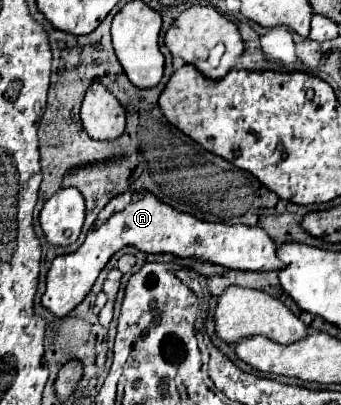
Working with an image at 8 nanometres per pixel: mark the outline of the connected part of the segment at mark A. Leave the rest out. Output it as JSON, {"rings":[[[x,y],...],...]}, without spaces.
{"rings":[[[122,193],[102,209],[78,251],[60,255],[52,261],[46,277],[46,293],[42,297],[42,305],[56,317],[66,317],[92,289],[110,257],[126,245],[132,245],[142,253],[170,253],[182,259],[208,261],[238,271],[268,273],[282,267],[274,241],[270,241],[262,229],[246,225],[206,223],[192,217],[190,213],[172,209],[170,205],[158,201],[152,193]]]}

